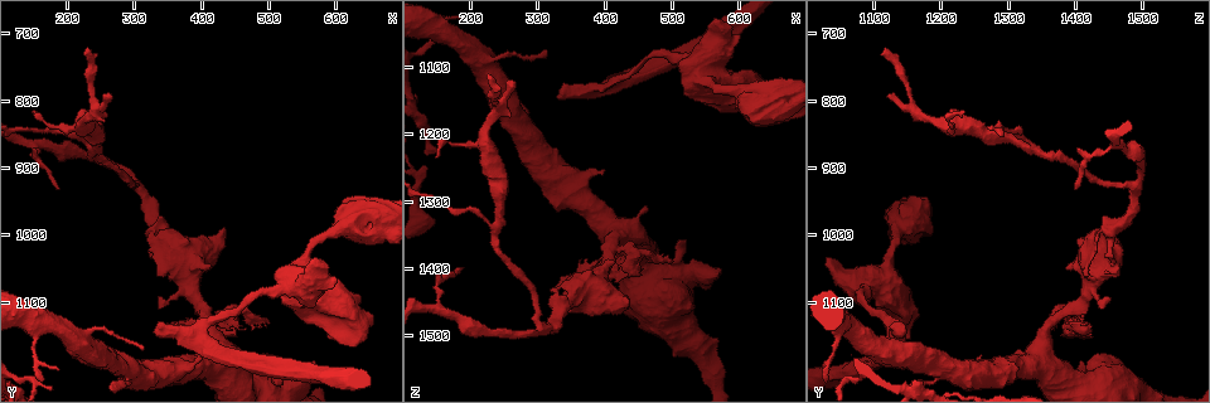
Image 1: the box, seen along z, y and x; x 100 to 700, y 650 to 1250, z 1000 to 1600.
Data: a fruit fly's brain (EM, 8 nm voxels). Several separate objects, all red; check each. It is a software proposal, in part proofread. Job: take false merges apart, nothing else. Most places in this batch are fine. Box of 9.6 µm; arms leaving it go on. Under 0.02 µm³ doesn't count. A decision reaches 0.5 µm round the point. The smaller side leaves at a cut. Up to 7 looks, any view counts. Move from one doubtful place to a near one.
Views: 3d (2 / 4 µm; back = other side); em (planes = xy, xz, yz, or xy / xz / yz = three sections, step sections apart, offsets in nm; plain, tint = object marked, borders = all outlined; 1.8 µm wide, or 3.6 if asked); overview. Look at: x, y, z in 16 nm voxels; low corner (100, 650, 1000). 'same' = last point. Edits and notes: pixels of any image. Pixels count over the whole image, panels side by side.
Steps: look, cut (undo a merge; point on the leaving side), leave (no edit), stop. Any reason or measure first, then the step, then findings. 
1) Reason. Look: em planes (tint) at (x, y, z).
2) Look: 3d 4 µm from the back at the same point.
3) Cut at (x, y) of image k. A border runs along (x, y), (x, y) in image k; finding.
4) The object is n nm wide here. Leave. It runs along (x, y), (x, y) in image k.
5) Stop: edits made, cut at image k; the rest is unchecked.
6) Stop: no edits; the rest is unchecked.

Side arm on a straight run. Look: em planes (tint) at (235, 870, 1340).

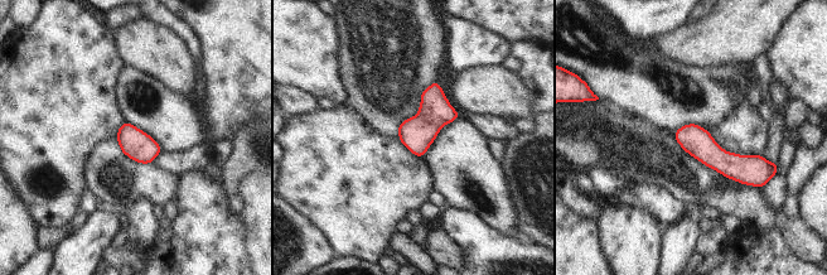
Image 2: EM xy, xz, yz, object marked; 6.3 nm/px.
Leave. It runs along (677, 135), (728, 164), (767, 164) in image 2; all the same neuron.

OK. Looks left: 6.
Three-way junction. Look: em planes (plain) at (405, 1140, 1125).

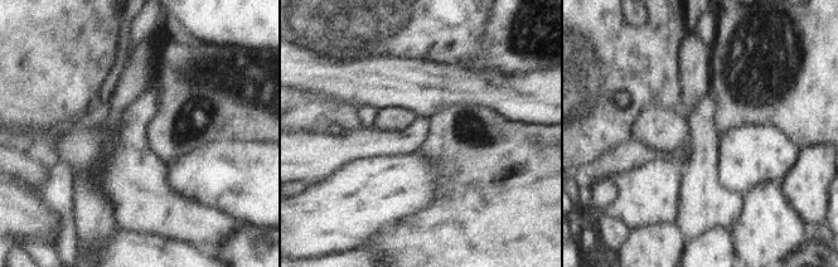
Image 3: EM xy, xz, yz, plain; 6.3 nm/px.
Where the object lies. Look: em planes (tint) at the same point.

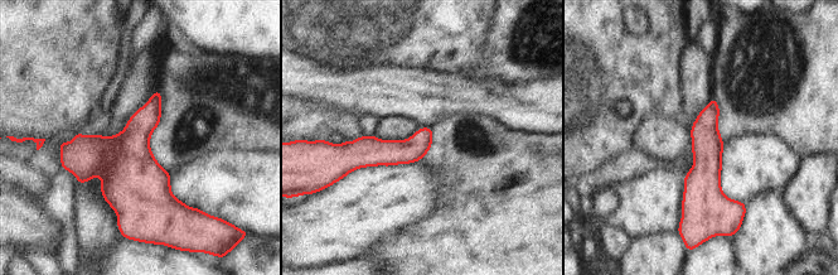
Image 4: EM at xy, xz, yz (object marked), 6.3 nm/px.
Leave. It runs along (713, 104), (698, 216) in image 4; all the same neuron.

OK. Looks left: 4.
Sudden change in width. Look: em 3.6 µm planes (tint) at (550, 1055, 1120).

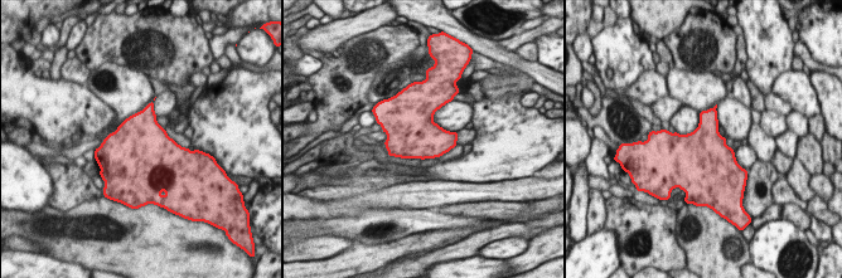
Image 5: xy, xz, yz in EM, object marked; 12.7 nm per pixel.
Leave. One neuron here.

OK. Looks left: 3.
Stop: no edits; the rest is unchecked.

